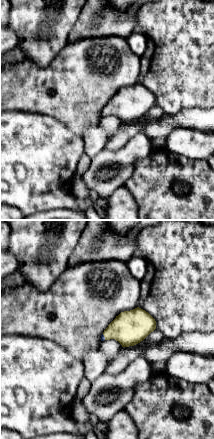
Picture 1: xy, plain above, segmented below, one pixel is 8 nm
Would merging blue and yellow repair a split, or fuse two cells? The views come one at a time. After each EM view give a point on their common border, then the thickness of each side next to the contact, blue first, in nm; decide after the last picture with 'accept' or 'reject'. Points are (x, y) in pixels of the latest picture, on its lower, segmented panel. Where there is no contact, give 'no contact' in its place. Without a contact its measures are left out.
meets blue at (104, 337); 30 nm thick on the blue side, 280 nm on the other

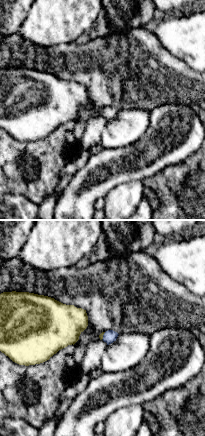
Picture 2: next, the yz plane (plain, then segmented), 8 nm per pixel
meets blue at (103, 336); 100 nm thick on the blue side, 30 nm on the other

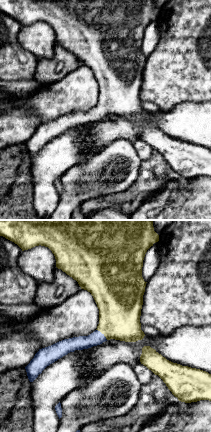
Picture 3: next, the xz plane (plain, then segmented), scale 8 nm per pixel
meets blue at (102, 334); 110 nm thick on the blue side, 340 nm on the other

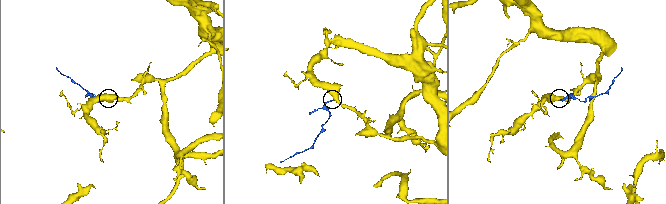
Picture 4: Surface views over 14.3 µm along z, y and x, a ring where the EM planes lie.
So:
accept

